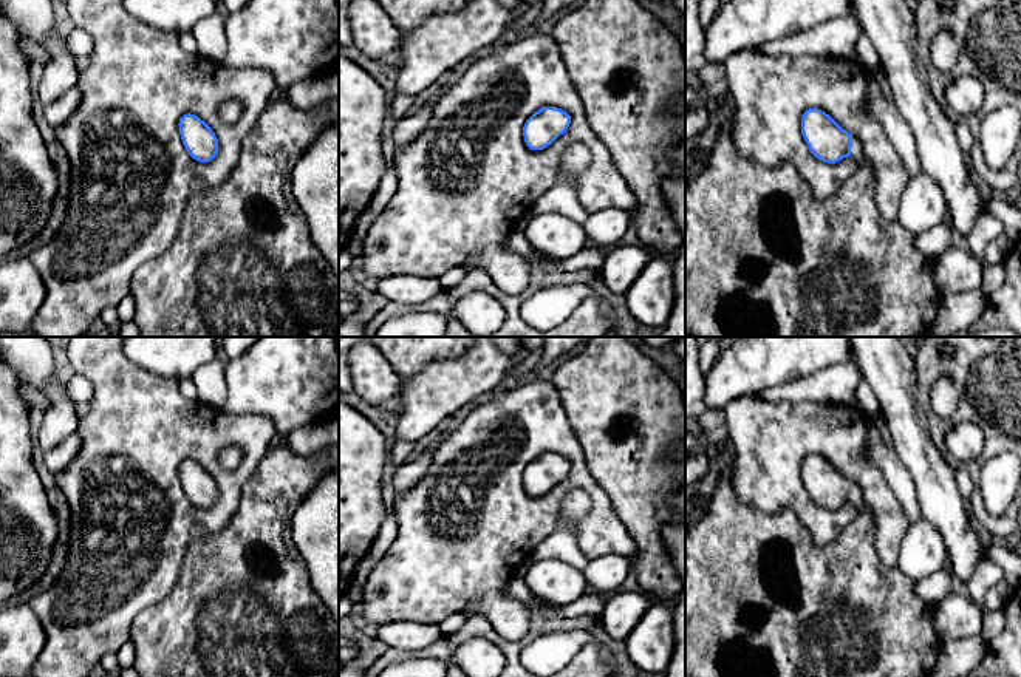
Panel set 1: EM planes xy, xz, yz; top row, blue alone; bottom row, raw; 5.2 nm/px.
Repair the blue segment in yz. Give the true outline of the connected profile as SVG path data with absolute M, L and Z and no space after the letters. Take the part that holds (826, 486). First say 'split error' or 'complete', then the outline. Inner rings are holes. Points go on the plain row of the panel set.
split error; M809 454L801 464L801 481L811 496L811 499L823 509L835 510L843 504L851 502L857 509L855 518L837 535L837 538L825 546L815 546L811 538L809 529L798 519L794 510L781 509L775 513L766 513L752 505L744 504L732 487L732 465L727 467L719 481L718 487L707 502L705 515L696 521L690 522L685 530L685 677L930 677L937 665L941 640L934 631L934 604L924 603L914 590L914 581L905 577L897 566L890 567L883 564L876 550L876 524L872 515L865 502L862 488L843 476L829 461L818 454Z

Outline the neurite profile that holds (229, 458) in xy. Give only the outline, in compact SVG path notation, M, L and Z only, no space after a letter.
M227 447L220 453L218 461L224 468L237 468L241 458L243 453L237 447Z

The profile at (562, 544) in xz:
M571 490L562 502L557 529L531 552L526 563L558 560L582 570L589 558L579 546L577 529L589 510L589 495L583 490Z

